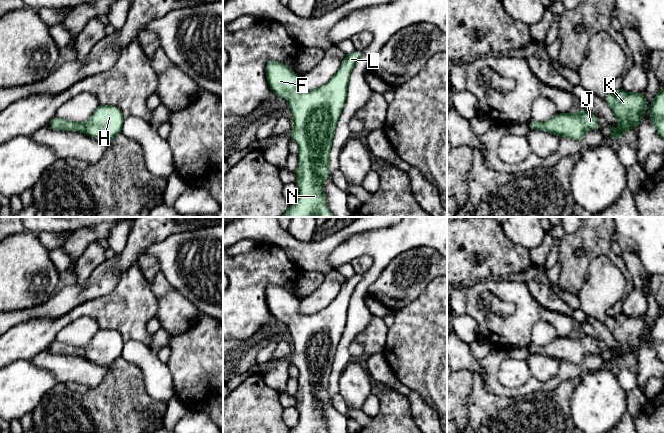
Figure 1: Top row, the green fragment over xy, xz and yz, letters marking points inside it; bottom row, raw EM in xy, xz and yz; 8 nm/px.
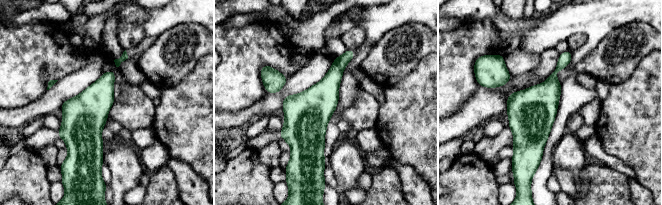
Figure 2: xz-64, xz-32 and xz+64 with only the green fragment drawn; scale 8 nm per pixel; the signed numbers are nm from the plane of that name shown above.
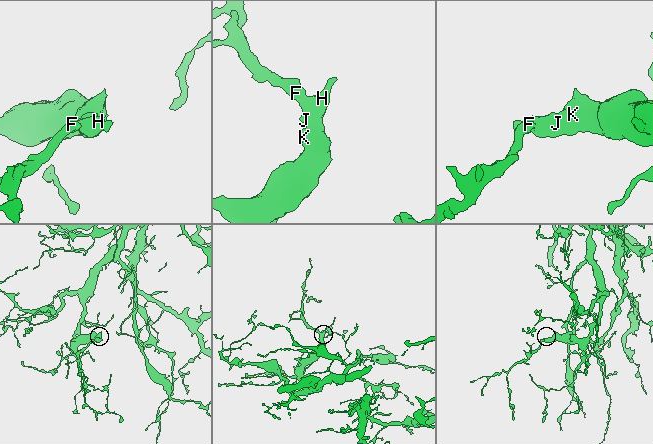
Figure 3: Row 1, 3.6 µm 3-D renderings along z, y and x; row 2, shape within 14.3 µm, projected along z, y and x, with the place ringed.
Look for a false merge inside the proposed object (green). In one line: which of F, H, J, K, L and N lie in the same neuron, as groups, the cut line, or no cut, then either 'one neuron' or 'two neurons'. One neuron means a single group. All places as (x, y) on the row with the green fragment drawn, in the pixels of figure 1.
F H J K L N | no cut | one neuron

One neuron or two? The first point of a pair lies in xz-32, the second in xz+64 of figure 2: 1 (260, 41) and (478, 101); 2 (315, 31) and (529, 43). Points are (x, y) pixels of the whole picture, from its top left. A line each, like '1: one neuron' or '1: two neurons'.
1: two neurons
2: two neurons

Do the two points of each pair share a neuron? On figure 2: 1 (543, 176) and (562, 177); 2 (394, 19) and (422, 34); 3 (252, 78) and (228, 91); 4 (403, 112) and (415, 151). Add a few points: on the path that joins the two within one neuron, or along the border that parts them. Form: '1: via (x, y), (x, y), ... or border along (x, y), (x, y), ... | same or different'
1: border along (553, 165), (551, 174) | different
2: border along (427, 26), (421, 23), (404, 23), (383, 35) | different
3: via (246, 78), (241, 78), (234, 85) | same
4: via (413, 122), (415, 124), (415, 141) | same

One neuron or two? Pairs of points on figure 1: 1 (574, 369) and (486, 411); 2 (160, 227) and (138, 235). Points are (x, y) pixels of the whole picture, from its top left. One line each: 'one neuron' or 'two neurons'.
1: two neurons
2: one neuron

